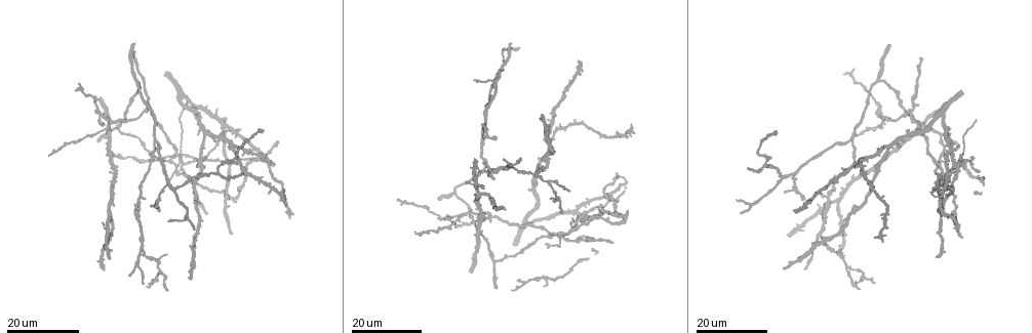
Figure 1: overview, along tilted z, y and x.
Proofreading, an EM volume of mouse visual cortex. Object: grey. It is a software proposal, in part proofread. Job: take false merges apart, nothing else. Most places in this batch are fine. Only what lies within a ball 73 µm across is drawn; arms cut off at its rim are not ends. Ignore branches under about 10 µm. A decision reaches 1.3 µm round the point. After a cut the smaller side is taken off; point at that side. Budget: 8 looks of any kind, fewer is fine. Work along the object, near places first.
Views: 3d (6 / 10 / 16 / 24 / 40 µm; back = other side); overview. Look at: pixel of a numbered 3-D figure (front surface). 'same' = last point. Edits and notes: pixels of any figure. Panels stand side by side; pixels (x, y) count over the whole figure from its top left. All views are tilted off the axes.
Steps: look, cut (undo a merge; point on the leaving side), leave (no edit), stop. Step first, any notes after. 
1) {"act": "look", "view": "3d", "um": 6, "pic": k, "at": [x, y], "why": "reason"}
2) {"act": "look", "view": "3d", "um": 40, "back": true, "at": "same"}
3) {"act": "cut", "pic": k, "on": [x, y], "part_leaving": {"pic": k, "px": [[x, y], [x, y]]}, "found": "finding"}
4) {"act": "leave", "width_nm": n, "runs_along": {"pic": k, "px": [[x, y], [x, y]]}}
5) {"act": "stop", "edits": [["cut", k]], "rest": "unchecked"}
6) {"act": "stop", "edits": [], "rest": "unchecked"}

{"act": "look", "view": "3d", "um": 24, "pic": 1, "at": [205, 133]}

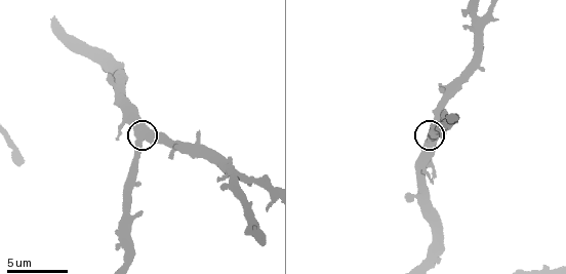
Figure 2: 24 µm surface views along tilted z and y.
{"act": "look", "view": "3d", "um": 6, "pic": 2, "at": [139, 143], "why": "closer look"}

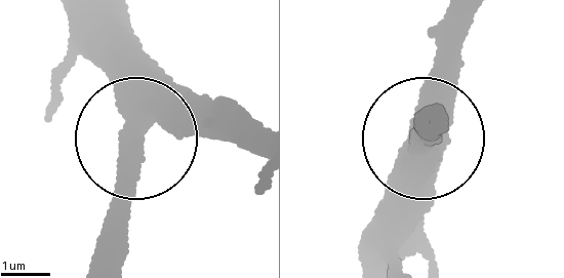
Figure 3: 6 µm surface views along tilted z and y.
{"act": "leave", "width_nm": 540, "found": "continuous, no second neuron"}

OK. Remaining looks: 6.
{"act": "look", "view": "3d", "um": 10, "pic": 2, "at": [480, 21], "why": "four arms meet"}

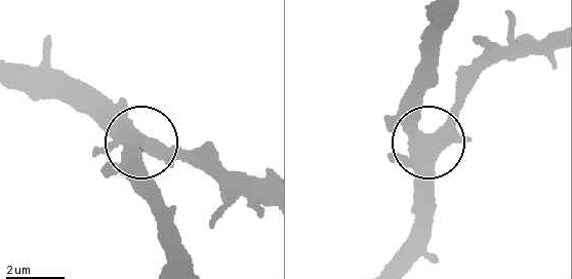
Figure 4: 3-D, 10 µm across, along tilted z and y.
{"act": "leave", "arms": 4, "found": "all the same neuron"}

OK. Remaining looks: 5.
{"act": "look", "view": "3d", "um": 16, "pic": 1, "at": [456, 215], "why": "three arms meet"}

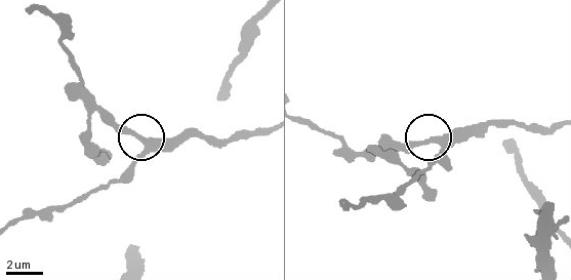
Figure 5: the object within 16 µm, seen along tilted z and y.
{"act": "look", "view": "3d", "um": 10, "pic": 5, "at": [148, 144], "why": "zoom in"}

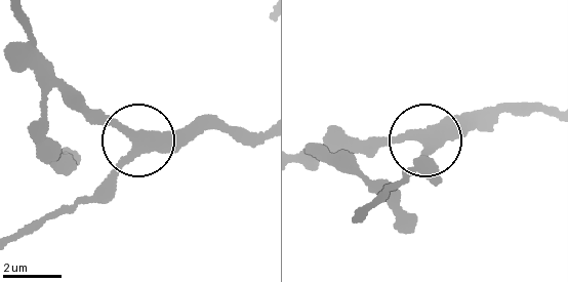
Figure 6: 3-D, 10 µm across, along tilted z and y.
{"act": "look", "view": "3d", "um": 6, "pic": 6, "at": [422, 138], "why": "closer look"}

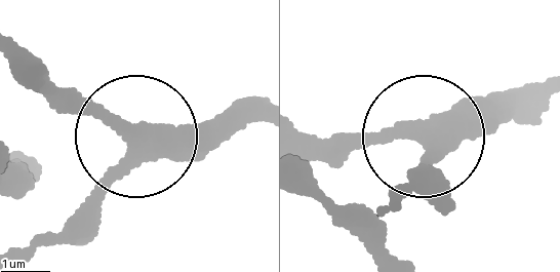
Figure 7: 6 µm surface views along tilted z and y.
{"act": "leave", "runs_along": {"pic": 7, "px": [[548, 99], [437, 116], [411, 132], [301, 142]]}, "found": "all the same neuron"}

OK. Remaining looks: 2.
{"act": "look", "view": "3d", "um": 16, "pic": 1, "at": [577, 220], "why": "looks like a crossing"}

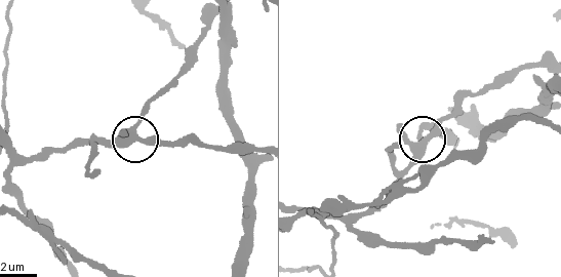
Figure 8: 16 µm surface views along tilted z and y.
{"act": "look", "view": "3d", "um": 10, "pic": 8, "at": [131, 133]}

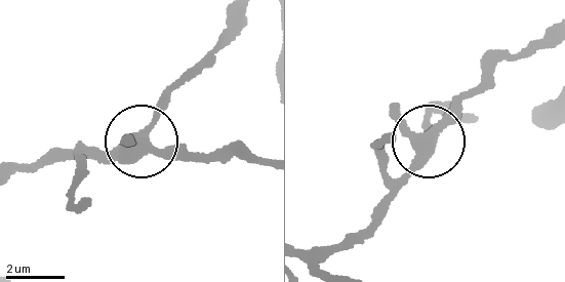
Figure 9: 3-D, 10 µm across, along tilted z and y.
{"act": "leave", "arms": 4, "runs_along": {"pic": 9, "px": [[301, 256], [367, 238], [429, 145], [493, 69]]}, "found": "one neuron here"}

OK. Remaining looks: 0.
{"act": "stop", "edits": [], "rest": "unchecked"}

